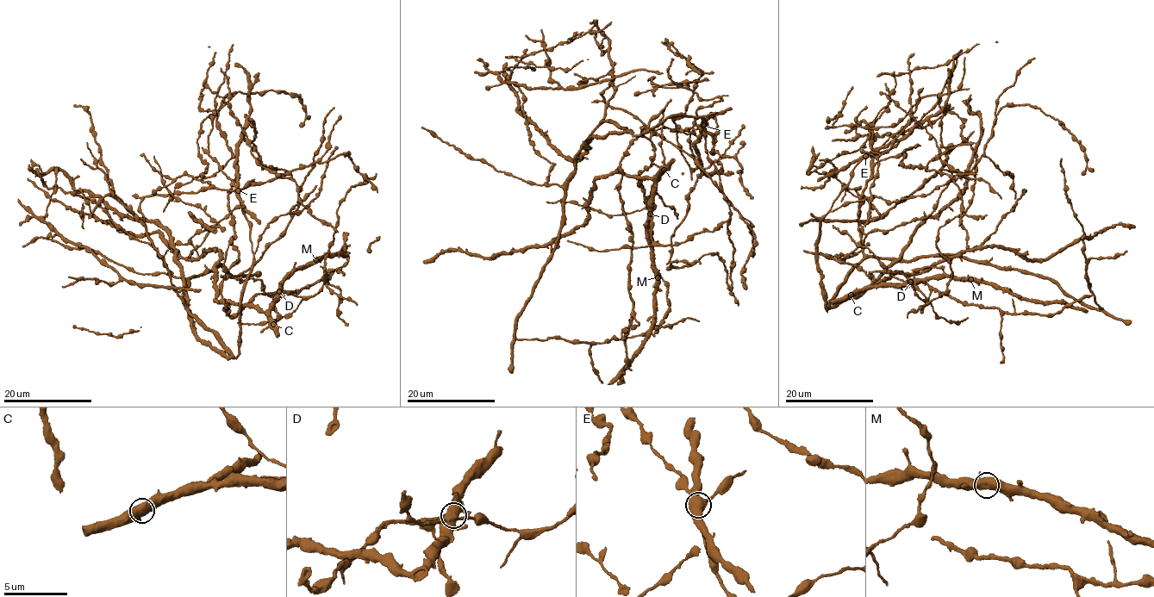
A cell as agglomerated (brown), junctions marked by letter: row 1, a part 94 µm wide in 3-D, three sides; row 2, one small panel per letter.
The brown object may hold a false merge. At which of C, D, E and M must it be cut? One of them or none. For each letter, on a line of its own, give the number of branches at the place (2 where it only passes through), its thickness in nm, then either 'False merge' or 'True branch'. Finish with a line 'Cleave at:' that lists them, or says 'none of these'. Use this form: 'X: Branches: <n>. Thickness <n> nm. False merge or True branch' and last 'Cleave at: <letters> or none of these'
C: Branches: 3. Thickness 600 nm. True branch
D: Branches: 3. Thickness 500 nm. True branch
E: Branches: 3. Thickness 600 nm. True branch
M: Branches: 3. Thickness 500 nm. True branch
Cleave at: none of these

